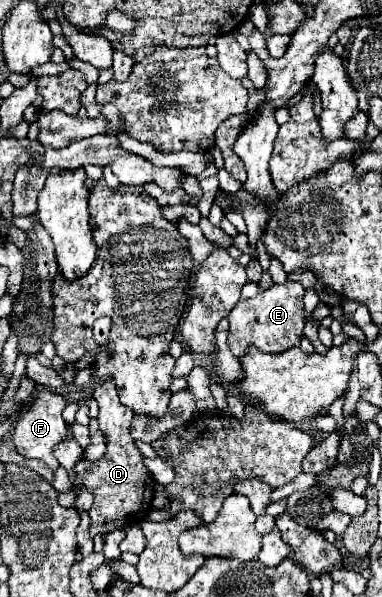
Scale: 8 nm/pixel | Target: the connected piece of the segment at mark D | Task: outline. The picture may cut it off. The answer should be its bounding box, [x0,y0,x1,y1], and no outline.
[74,380,155,536]

